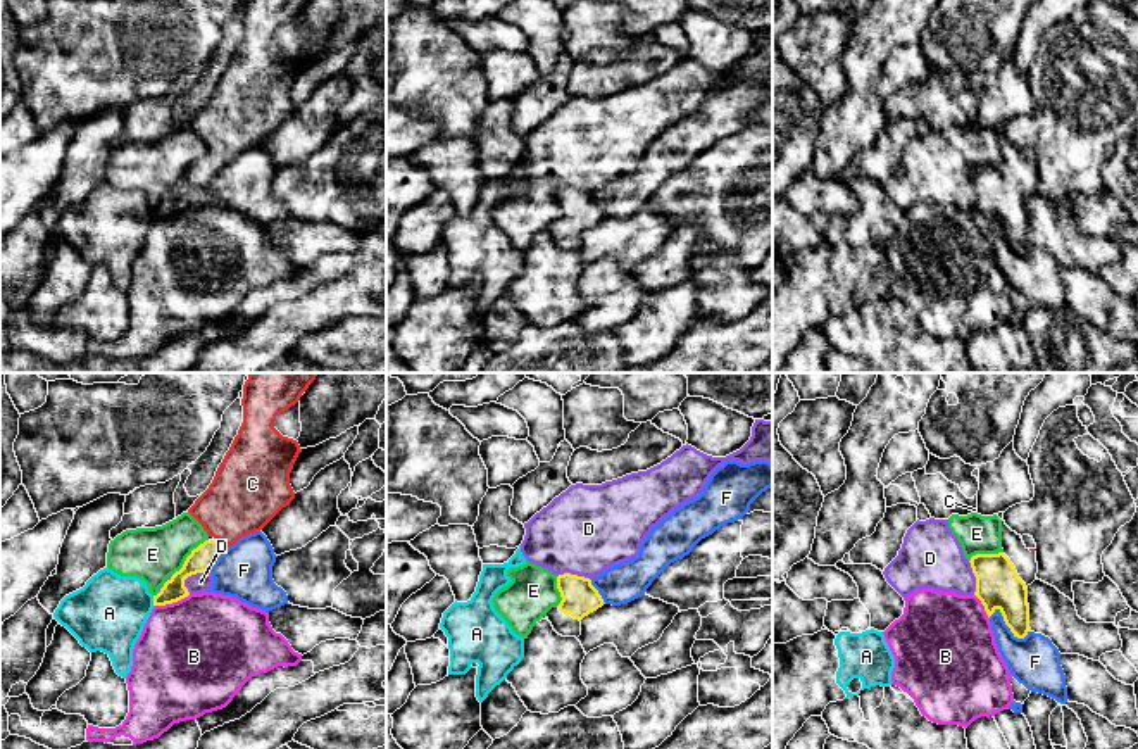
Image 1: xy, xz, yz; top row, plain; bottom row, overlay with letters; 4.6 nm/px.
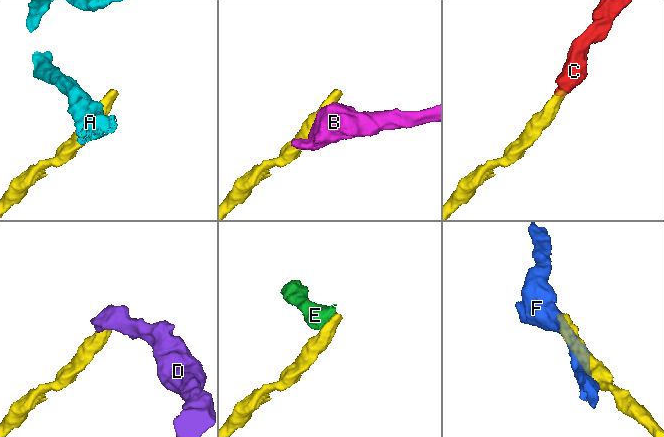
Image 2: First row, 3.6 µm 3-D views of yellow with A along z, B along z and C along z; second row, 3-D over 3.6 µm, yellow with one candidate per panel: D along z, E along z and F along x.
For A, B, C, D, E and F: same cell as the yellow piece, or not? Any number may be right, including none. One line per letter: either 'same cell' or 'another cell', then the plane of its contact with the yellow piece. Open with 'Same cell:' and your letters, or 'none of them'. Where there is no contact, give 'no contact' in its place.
Same cell: C
A: another cell; meets yellow in xy
B: another cell; meets yellow in xy
C: same cell; meets yellow in xy
D: another cell; meets yellow in xy
E: another cell; meets yellow in xy
F: another cell; meets yellow in yz

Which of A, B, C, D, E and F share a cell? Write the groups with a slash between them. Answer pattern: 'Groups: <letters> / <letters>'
Groups: A / B / C / D E / F

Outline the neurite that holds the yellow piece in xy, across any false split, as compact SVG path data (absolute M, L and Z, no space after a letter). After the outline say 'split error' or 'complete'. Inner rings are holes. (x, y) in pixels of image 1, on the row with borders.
M321 373L248 374L243 385L243 423L238 435L219 464L209 488L188 509L210 538L191 551L183 568L153 595L153 606L166 606L188 597L190 592L184 587L188 576L207 571L228 547L234 545L241 537L260 532L295 499L290 473L302 449L297 440L283 437L274 428L274 419L300 400L317 374Z; split error

